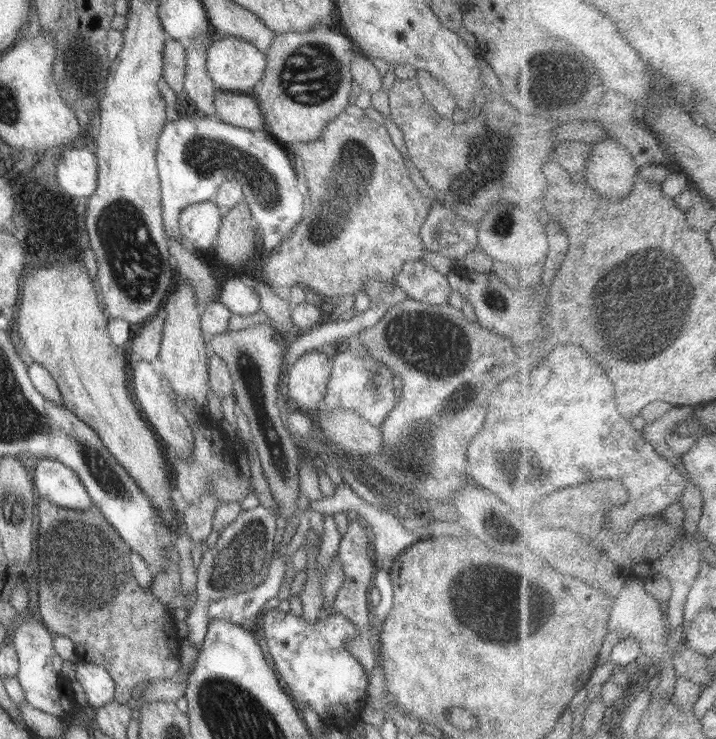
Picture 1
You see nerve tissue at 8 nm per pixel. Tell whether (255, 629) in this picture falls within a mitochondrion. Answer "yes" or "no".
no

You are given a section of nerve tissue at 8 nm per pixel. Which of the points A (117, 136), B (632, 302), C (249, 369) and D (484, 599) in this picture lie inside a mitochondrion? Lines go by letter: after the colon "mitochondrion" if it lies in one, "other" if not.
A: other
B: mitochondrion
C: mitochondrion
D: mitochondrion

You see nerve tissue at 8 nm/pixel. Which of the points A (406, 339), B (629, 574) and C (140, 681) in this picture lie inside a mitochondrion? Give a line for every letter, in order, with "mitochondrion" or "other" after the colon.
A: mitochondrion
B: other
C: other

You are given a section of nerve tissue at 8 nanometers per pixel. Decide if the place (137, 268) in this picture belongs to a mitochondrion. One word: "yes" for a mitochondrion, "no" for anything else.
yes

